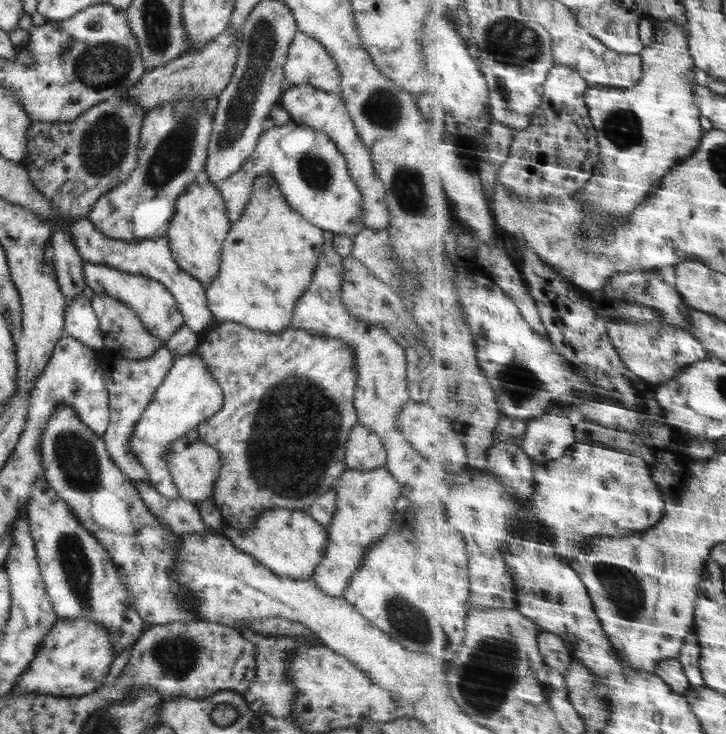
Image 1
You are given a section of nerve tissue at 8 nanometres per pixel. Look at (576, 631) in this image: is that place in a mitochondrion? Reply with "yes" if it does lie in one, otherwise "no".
no

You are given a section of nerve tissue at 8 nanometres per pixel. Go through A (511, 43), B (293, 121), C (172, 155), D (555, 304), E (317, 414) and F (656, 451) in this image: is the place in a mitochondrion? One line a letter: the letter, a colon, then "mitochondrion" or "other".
A: mitochondrion
B: other
C: mitochondrion
D: other
E: mitochondrion
F: other

